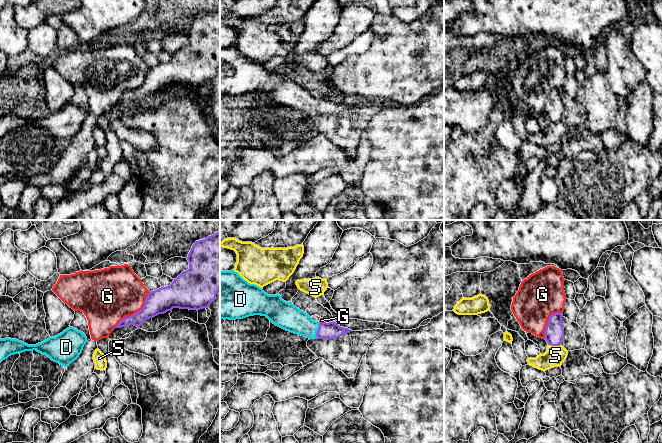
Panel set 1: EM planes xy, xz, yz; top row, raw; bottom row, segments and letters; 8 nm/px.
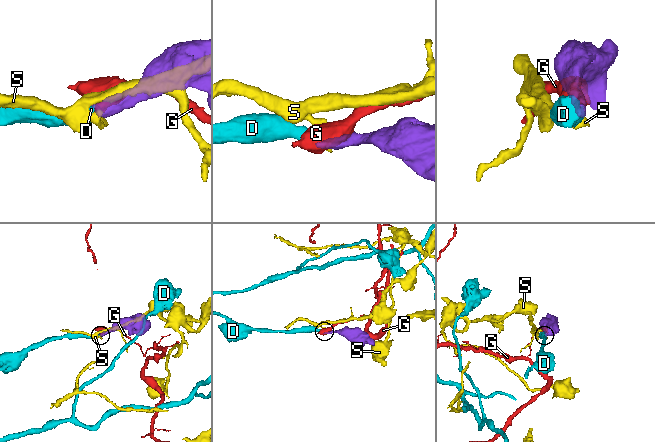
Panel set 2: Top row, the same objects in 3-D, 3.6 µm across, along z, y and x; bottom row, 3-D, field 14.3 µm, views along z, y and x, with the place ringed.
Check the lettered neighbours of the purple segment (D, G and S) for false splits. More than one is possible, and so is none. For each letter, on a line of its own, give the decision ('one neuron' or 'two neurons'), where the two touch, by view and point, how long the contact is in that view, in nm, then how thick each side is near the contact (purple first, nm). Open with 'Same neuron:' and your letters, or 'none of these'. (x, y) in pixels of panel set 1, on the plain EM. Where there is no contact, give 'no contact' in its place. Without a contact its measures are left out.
Same neuron: D
D: one neuron; meets purple in xz at (317, 107); contact 130 nm long; 130 nm thick on the purple side, 200 nm on the other
G: two neurons; meets purple in xy at (136, 89); contact 440 nm long; 200 nm thick on the purple side, 420 nm on the other
S: two neurons; meets purple in yz at (555, 121); contact 110 nm long; 160 nm thick on the purple side, 160 nm on the other

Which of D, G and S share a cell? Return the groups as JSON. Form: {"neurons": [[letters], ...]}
{"neurons": [["D"], ["G"], ["S"]]}

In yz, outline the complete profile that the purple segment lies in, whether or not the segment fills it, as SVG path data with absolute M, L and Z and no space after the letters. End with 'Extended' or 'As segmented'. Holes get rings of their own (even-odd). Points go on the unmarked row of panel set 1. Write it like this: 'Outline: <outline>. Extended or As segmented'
Outline: M555 89L550 92L545 105L545 116L547 117L548 121L562 121L564 112L562 93L563 91L561 89Z. As segmented

